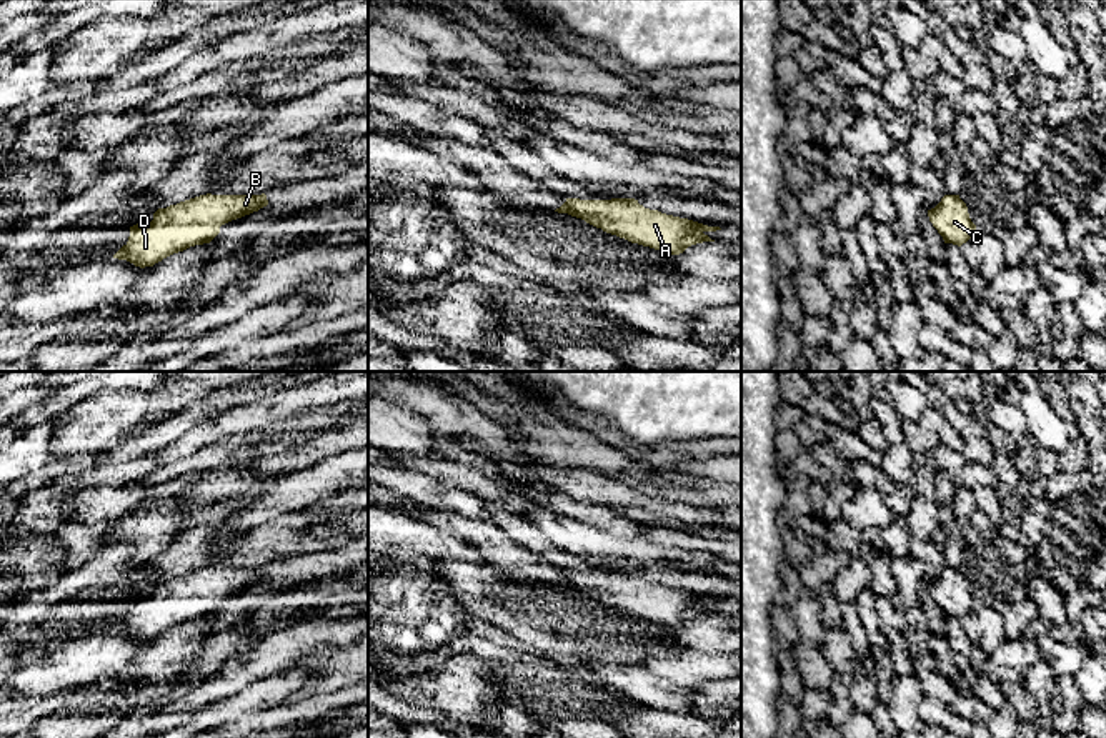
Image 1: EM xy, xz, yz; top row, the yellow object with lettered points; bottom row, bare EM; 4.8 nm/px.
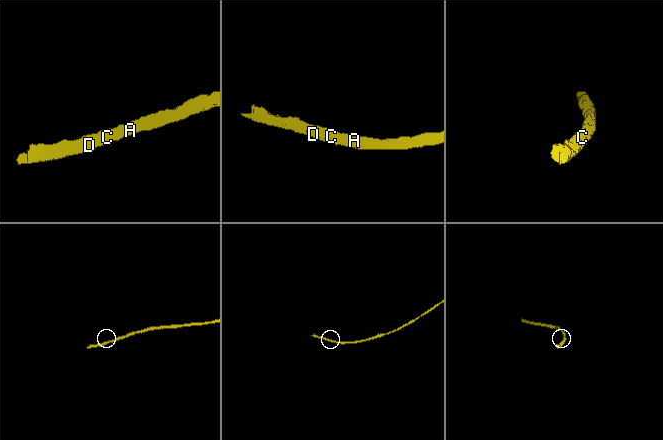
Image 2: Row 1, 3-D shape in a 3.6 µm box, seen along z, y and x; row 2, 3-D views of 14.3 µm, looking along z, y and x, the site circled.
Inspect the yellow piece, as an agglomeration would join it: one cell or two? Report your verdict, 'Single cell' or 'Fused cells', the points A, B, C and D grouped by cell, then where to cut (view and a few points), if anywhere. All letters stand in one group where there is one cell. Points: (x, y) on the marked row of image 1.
Single cell. Groups: A B C D. No split

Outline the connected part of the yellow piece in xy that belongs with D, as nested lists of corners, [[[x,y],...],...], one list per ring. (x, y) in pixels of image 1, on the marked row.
[[[200,195],[167,208],[153,220],[130,227],[128,242],[113,255],[135,267],[153,267],[195,245],[210,243],[220,227],[267,207],[267,195]]]

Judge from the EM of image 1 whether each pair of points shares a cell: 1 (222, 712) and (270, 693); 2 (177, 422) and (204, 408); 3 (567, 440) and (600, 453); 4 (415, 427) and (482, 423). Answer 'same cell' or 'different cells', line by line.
1: same cell
2: same cell
3: same cell
4: different cells

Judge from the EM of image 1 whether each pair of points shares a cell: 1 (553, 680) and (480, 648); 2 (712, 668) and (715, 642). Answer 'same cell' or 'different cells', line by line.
1: same cell
2: different cells

